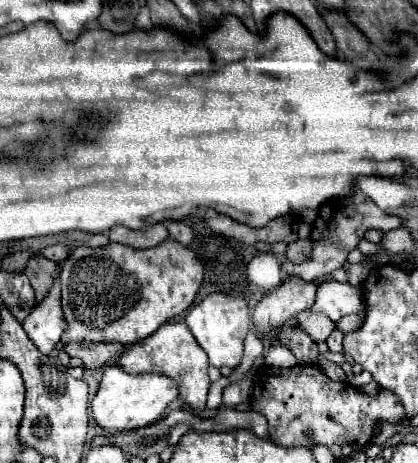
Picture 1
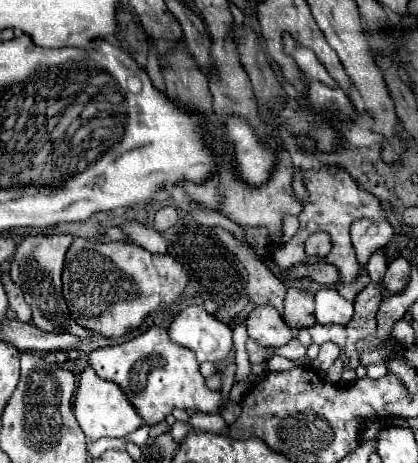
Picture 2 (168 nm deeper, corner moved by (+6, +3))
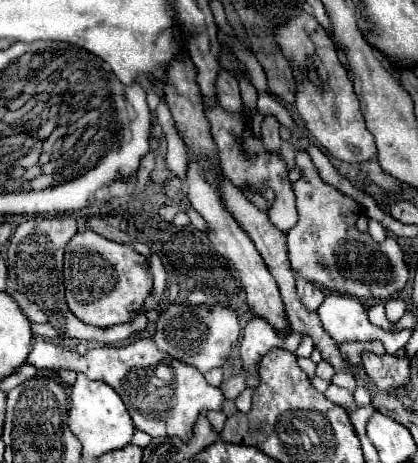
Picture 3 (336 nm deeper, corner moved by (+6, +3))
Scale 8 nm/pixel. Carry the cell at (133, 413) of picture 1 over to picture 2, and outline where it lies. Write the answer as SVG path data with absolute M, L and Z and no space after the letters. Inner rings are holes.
M86 367L80 375L80 383L76 389L76 399L74 399L74 415L78 419L80 429L88 437L88 441L96 441L102 437L120 439L120 437L126 437L128 433L136 431L142 425L140 415L130 405L128 397L122 393L122 389L112 381L98 379L92 367Z

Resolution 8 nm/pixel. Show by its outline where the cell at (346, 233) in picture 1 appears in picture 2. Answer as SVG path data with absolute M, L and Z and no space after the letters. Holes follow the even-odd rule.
M324 165L320 169L304 171L308 197L300 199L300 203L302 203L302 213L298 215L300 229L290 241L282 243L274 251L274 261L282 271L290 269L292 265L296 265L300 261L308 261L306 253L304 253L304 241L312 233L324 231L324 233L330 235L332 249L322 261L326 261L326 263L330 263L330 265L334 265L338 269L338 275L340 275L342 283L350 283L360 275L360 269L362 269L362 265L358 263L358 259L354 255L354 247L352 247L352 241L350 241L350 225L352 225L352 221L362 219L362 217L378 219L378 215L382 215L382 209L380 209L380 201L372 193L360 189L356 185L356 181L346 173L346 169L342 169L342 167L334 167L334 169L336 169L334 175L330 173L330 165Z

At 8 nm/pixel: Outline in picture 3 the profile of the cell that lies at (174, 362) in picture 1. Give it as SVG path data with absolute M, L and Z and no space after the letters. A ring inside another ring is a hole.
M150 337L118 349L96 347L82 357L76 351L68 351L50 341L38 339L26 361L36 365L38 369L56 371L60 367L66 367L74 369L76 373L82 371L90 379L108 383L130 411L134 427L148 433L150 437L178 435L182 441L188 441L188 435L192 433L192 425L200 411L222 409L224 403L224 393L220 387L208 385L204 375L196 367L184 365L182 361L162 353Z

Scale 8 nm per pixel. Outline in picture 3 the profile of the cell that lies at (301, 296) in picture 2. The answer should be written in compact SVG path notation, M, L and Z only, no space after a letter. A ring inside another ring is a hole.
M300 277L296 279L296 289L298 289L298 297L302 301L302 305L306 305L306 309L310 313L314 313L318 309L318 305L324 301L324 293L320 291L318 285L302 281Z

